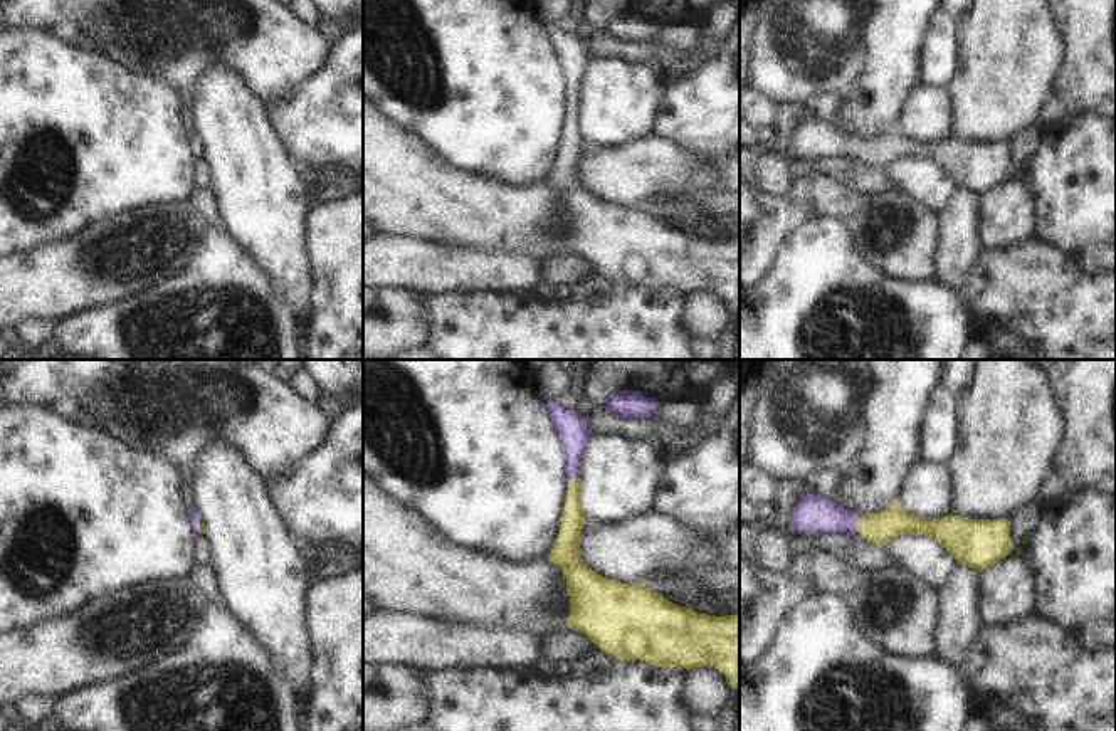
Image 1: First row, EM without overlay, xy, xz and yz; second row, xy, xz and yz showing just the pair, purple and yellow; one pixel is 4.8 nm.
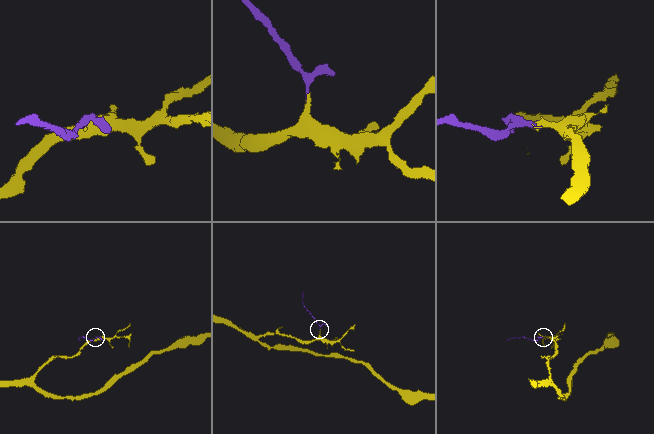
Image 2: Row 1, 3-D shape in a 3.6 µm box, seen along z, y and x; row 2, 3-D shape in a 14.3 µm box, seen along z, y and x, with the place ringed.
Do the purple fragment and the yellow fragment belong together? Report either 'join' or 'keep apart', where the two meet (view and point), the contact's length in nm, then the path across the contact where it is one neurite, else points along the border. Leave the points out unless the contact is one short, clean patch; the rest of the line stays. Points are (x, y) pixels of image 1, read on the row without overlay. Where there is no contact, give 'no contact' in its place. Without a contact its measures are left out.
join | xz (567, 108) | 120 nm | across xz (573, 57), (573, 99), (567, 108), (572, 147)

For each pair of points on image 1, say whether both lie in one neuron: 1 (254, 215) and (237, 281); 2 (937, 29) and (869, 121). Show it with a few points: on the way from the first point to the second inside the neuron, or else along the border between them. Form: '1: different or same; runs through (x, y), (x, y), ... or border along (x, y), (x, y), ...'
1: different; border along (222, 226), (256, 257), (271, 278)
2: different; border along (930, 17), (921, 44), (918, 78)

